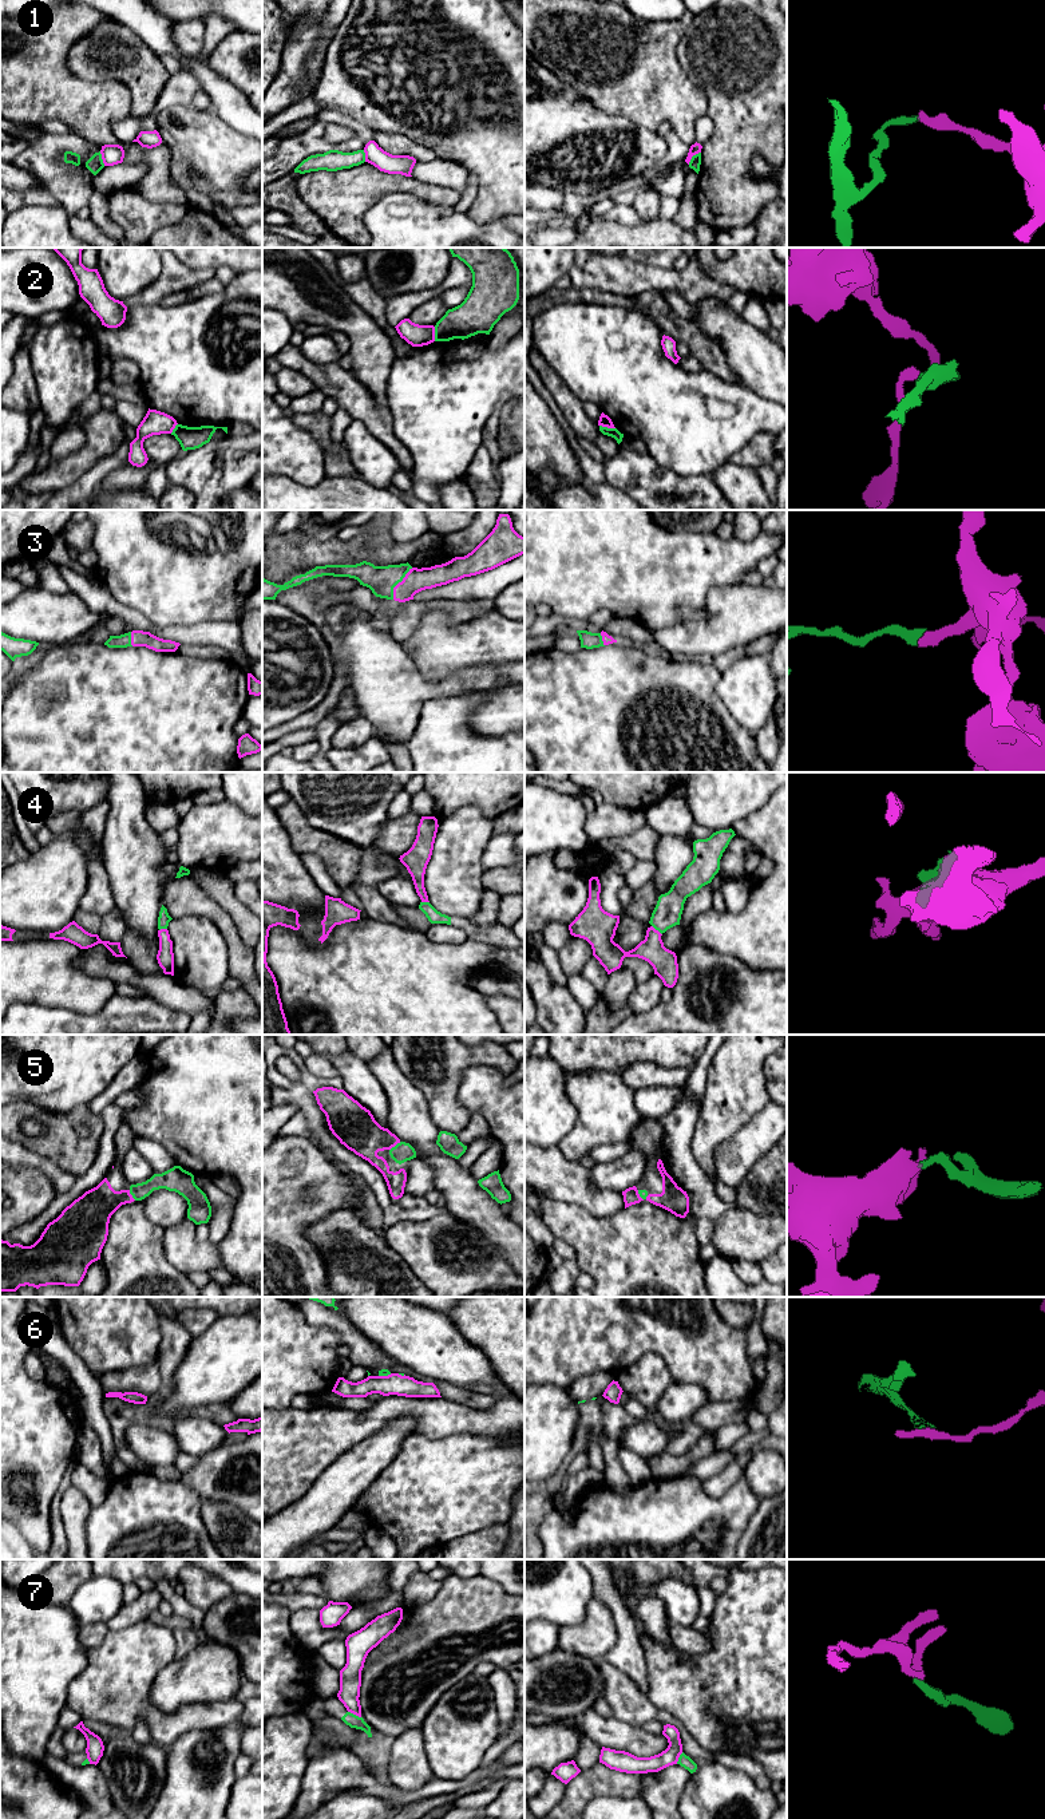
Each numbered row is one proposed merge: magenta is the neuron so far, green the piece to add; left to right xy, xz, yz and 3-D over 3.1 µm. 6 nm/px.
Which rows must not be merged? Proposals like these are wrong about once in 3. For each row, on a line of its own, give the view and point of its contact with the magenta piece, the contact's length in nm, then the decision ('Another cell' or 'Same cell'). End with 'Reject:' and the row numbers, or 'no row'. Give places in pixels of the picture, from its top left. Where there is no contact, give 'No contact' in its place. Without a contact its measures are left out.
1: Touches magenta at yz (692, 155). Shared border 110 nm. Another cell
2: Touches magenta at yz (608, 427). Shared border 100 nm. Another cell
3: Touches magenta at xz (398, 584). Shared border 220 nm. Same cell
4: Touches magenta at yz (657, 930). Shared border 90 nm. Same cell
5: Touches magenta at xz (395, 1145). Shared border 90 nm. Same cell
6: Touches magenta at xz (384, 1376). Shared border 80 nm. Another cell
7: Touches magenta at xz (355, 1713). Shared border 90 nm. Another cell
Reject: 1, 2, 6, 7

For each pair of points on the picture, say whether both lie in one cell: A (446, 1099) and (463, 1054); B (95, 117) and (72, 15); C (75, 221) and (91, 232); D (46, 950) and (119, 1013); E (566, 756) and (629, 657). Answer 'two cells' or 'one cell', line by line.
A: one cell
B: one cell
C: one cell
D: two cells
E: one cell

